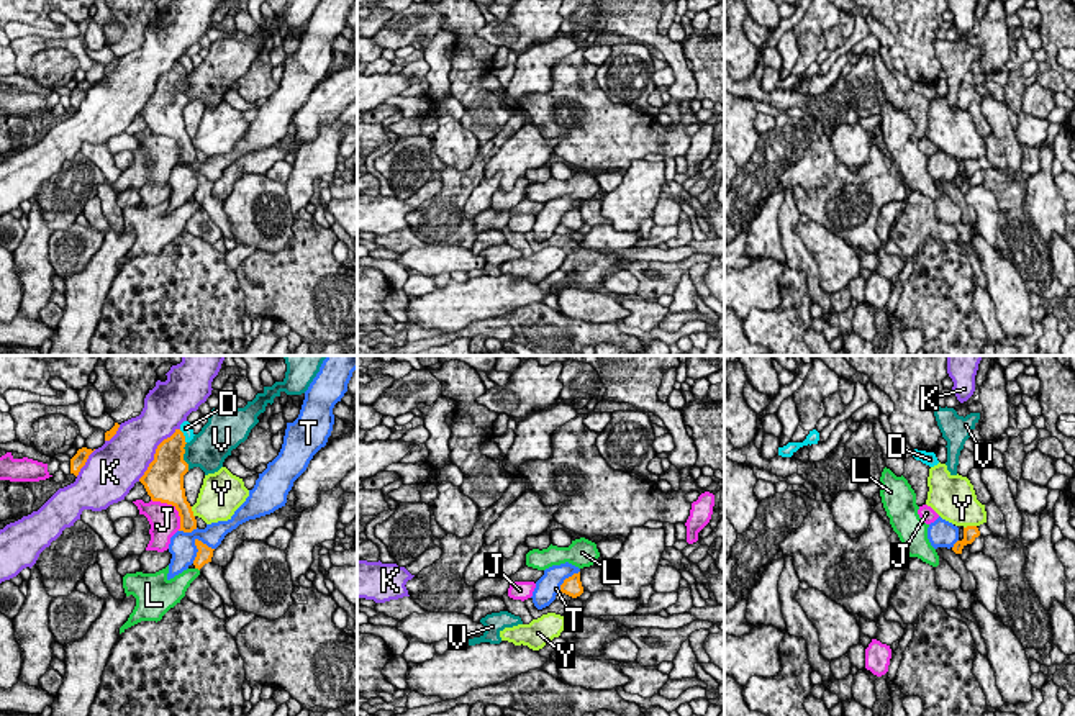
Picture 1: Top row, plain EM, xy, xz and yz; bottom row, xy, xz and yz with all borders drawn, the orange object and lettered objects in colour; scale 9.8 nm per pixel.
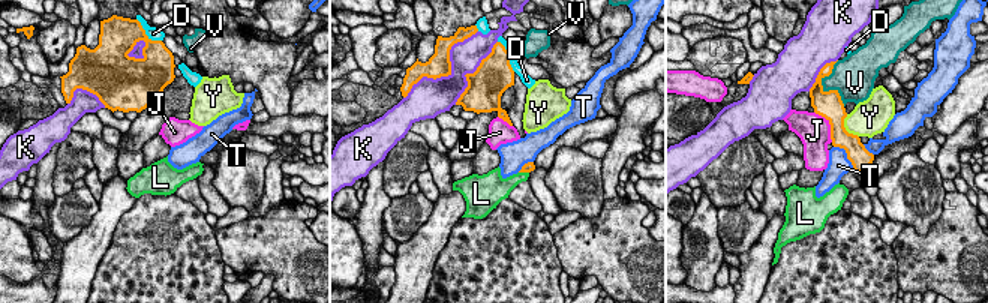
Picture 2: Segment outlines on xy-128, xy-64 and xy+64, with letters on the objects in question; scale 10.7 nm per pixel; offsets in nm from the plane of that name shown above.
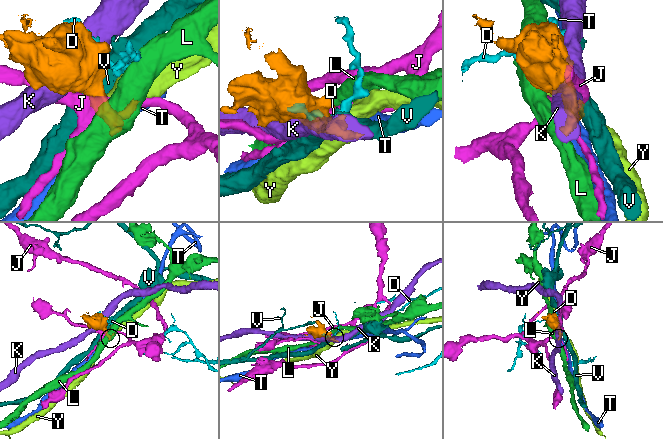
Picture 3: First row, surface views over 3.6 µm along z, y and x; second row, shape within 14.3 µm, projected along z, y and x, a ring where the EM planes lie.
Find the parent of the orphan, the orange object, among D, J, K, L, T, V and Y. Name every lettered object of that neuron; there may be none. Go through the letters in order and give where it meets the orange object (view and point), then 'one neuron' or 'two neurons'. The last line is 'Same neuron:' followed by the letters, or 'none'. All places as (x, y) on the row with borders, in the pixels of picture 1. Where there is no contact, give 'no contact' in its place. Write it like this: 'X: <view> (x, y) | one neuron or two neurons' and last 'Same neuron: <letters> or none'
D: xy (184, 436) | two neurons
J: xy (176, 508) | two neurons
K: xy (156, 453) | two neurons
L: xy (197, 567) | two neurons
T: xy (195, 543) | two neurons
V: xy (182, 456) | two neurons
Y: yz (969, 526) | two neurons
Same neuron: none

